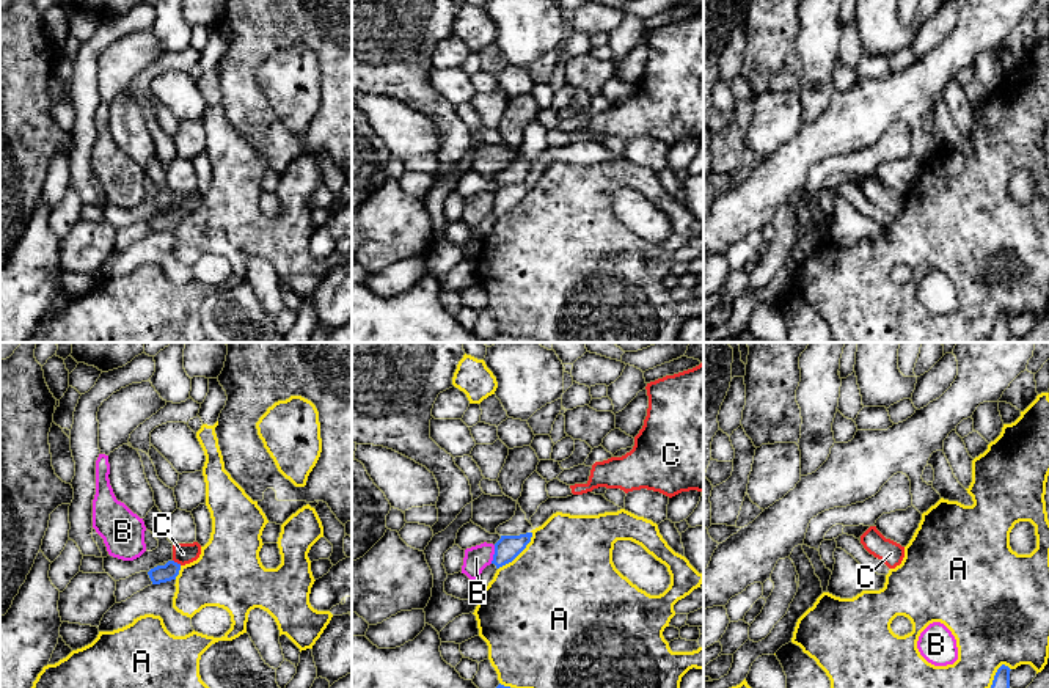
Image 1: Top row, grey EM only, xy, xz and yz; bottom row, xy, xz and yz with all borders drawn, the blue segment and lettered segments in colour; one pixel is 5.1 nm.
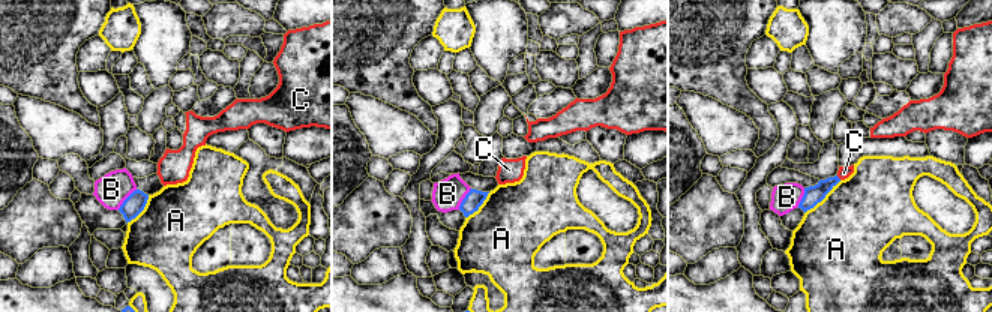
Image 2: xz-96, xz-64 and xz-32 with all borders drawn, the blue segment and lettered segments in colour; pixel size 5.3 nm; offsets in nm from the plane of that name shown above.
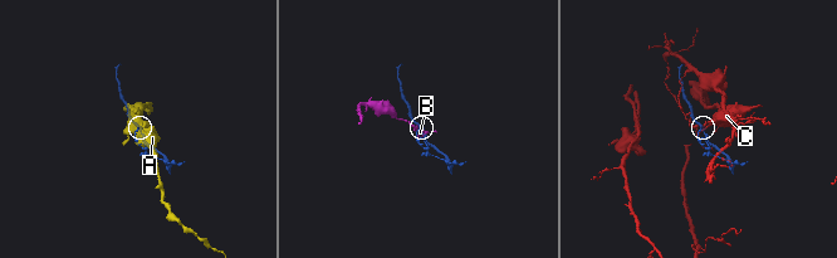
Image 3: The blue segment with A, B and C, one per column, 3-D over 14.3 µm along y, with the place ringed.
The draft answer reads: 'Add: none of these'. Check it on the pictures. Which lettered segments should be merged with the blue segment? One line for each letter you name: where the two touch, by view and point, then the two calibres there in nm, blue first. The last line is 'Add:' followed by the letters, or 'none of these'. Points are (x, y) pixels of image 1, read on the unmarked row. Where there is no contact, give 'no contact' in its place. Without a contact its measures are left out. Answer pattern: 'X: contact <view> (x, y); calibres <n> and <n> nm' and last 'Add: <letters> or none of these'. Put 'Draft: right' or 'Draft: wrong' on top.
Draft: right
Add: none of these

